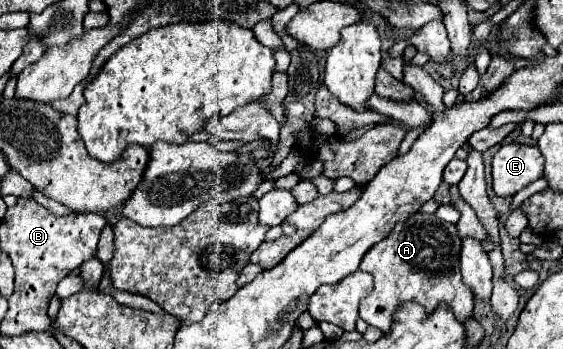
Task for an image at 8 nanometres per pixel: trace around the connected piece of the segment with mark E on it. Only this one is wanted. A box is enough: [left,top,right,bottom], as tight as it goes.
[491,143,543,197]

